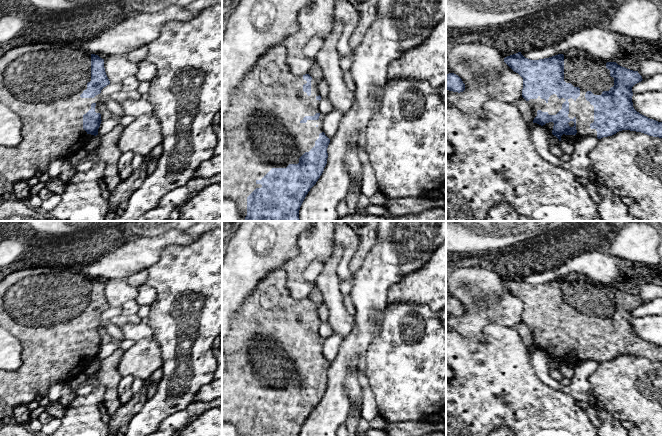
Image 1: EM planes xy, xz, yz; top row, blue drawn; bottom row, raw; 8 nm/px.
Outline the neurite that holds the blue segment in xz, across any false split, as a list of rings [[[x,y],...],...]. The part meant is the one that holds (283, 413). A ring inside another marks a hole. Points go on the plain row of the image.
[[[283,268],[272,270],[265,276],[240,306],[233,320],[231,332],[225,340],[226,370],[222,372],[222,422],[233,424],[240,436],[299,436],[306,419],[316,408],[327,388],[327,372],[330,363],[324,357],[324,338],[319,334],[319,326],[321,324],[318,312],[319,305],[312,302],[309,298],[303,300],[293,299],[289,294],[286,281],[287,276]]]

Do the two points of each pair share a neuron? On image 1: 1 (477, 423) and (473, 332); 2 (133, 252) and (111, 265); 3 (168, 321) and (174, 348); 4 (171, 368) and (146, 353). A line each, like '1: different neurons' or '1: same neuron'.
1: different neurons
2: same neuron
3: same neuron
4: different neurons

